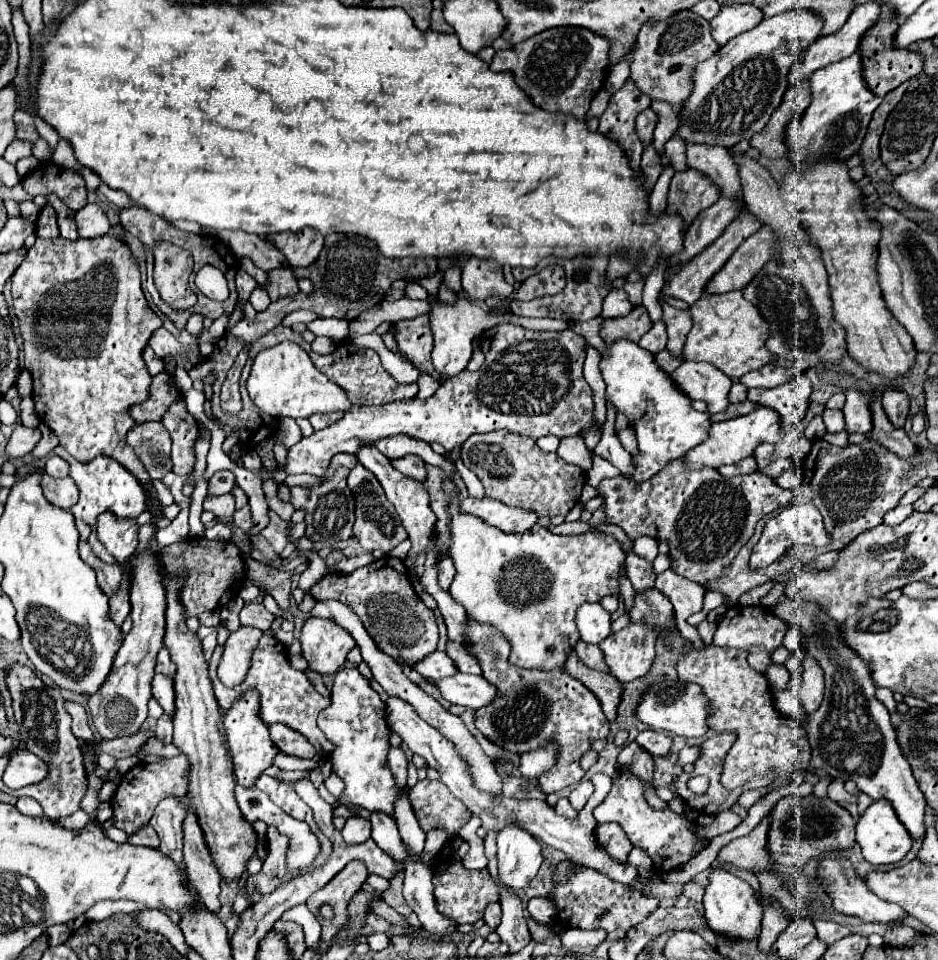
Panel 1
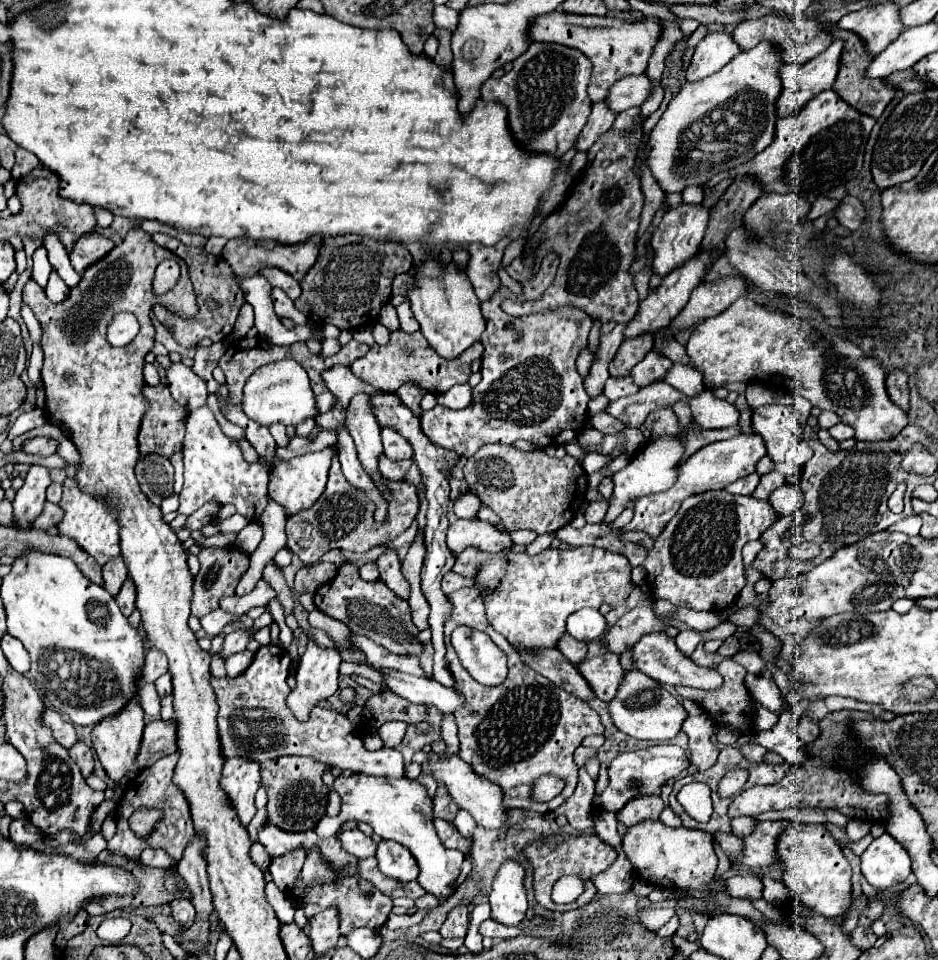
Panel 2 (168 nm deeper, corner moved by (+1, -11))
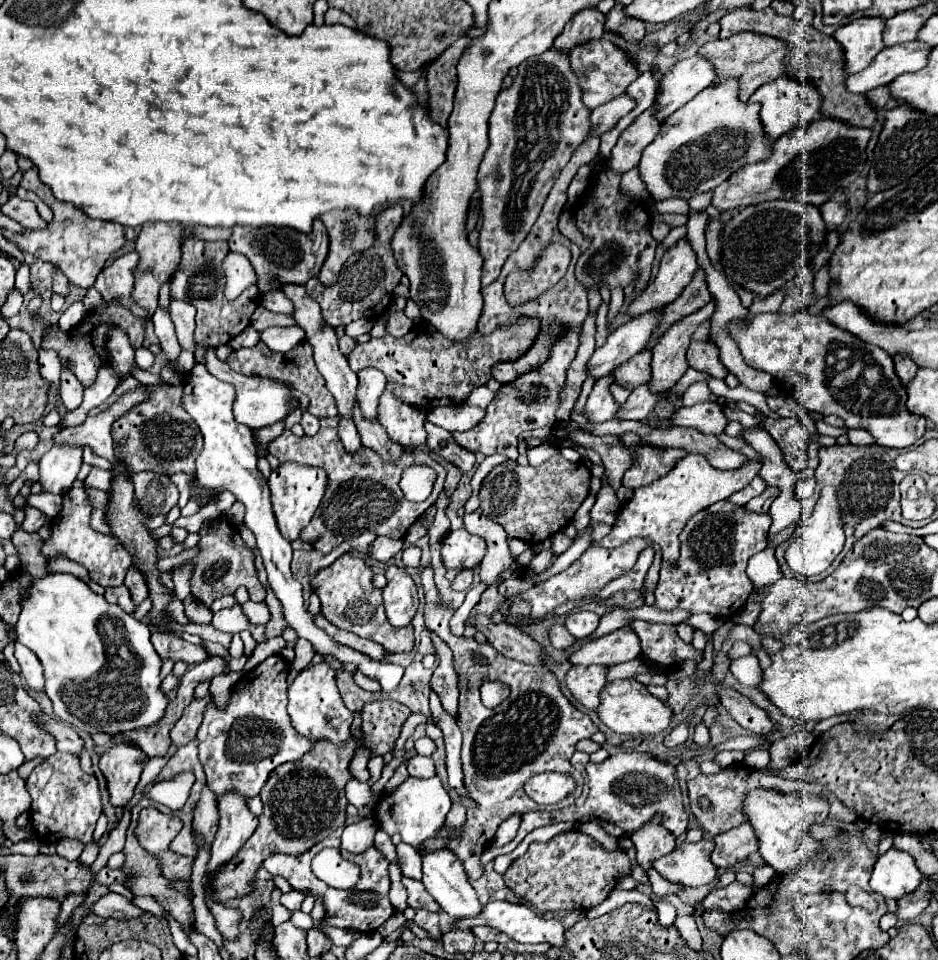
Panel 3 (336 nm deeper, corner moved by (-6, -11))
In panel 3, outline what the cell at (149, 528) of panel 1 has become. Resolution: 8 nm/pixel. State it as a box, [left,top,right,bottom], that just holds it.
[125,566,149,606]

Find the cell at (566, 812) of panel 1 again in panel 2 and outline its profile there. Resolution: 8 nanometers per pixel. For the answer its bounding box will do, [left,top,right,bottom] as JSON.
[556,766,594,830]

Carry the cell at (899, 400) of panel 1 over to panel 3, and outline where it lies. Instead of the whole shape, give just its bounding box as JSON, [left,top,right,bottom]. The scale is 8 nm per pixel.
[893,356,919,386]

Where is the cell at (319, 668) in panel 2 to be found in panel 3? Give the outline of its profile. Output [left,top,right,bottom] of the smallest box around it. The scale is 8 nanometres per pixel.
[287,660,355,746]

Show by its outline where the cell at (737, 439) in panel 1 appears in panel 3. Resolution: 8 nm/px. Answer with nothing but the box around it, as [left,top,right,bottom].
[601,454,761,562]

